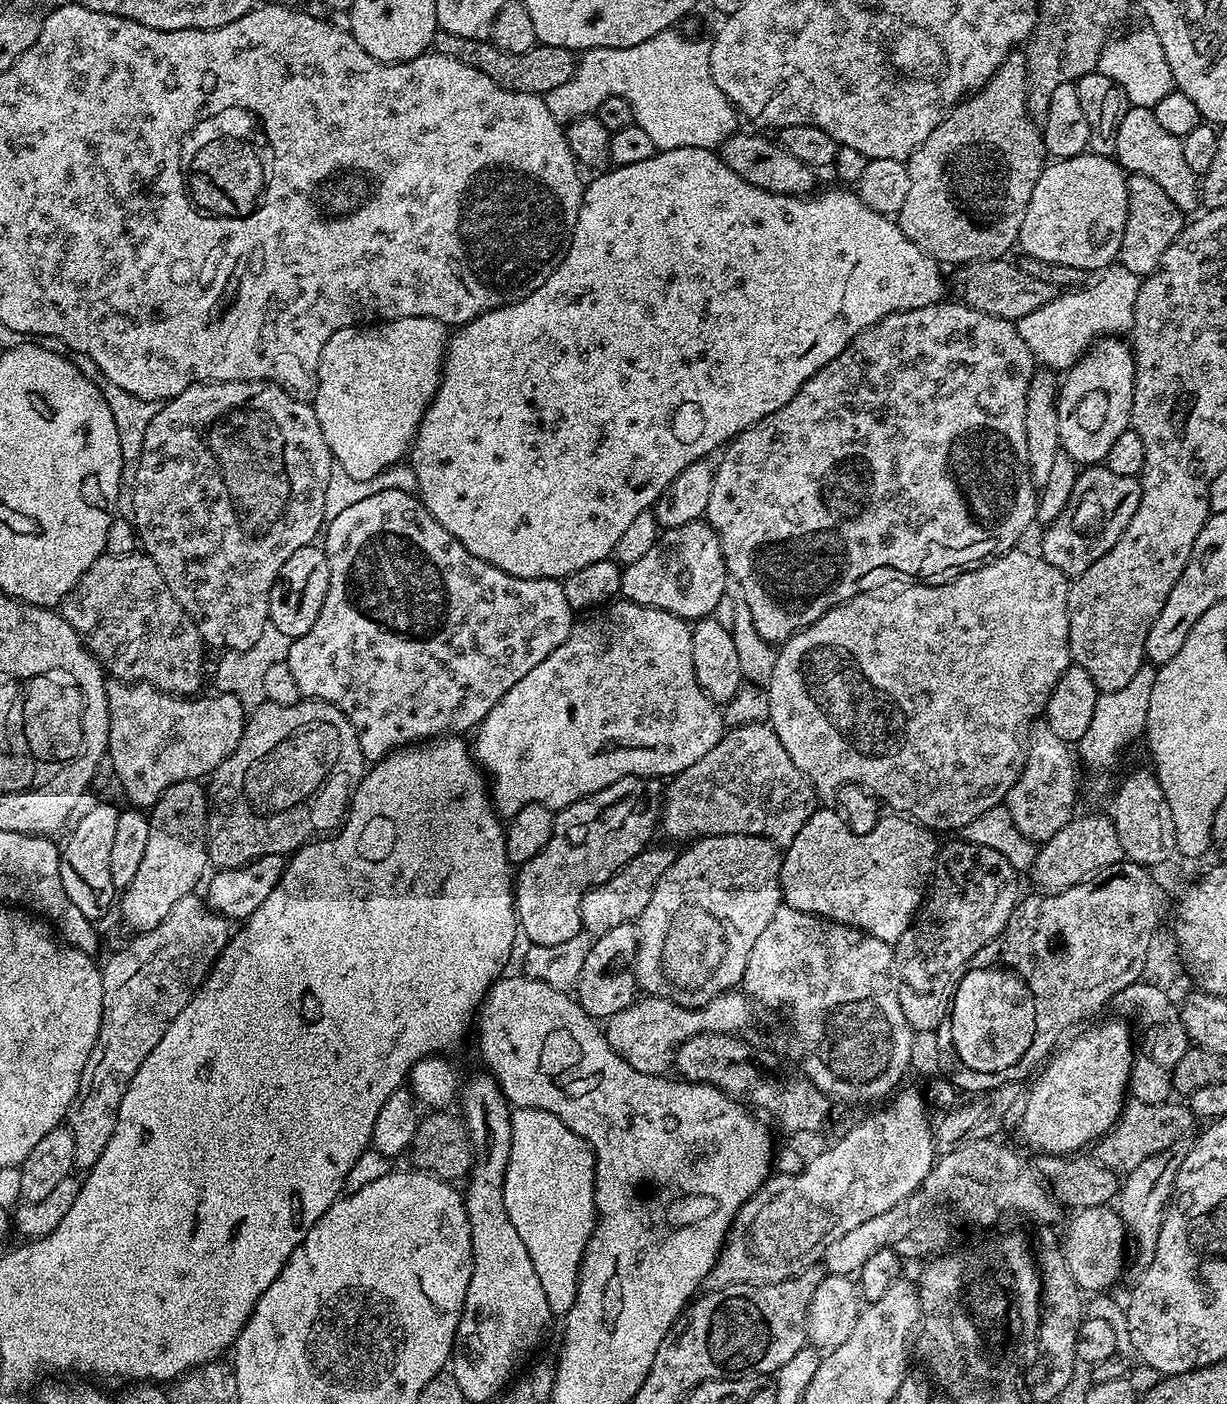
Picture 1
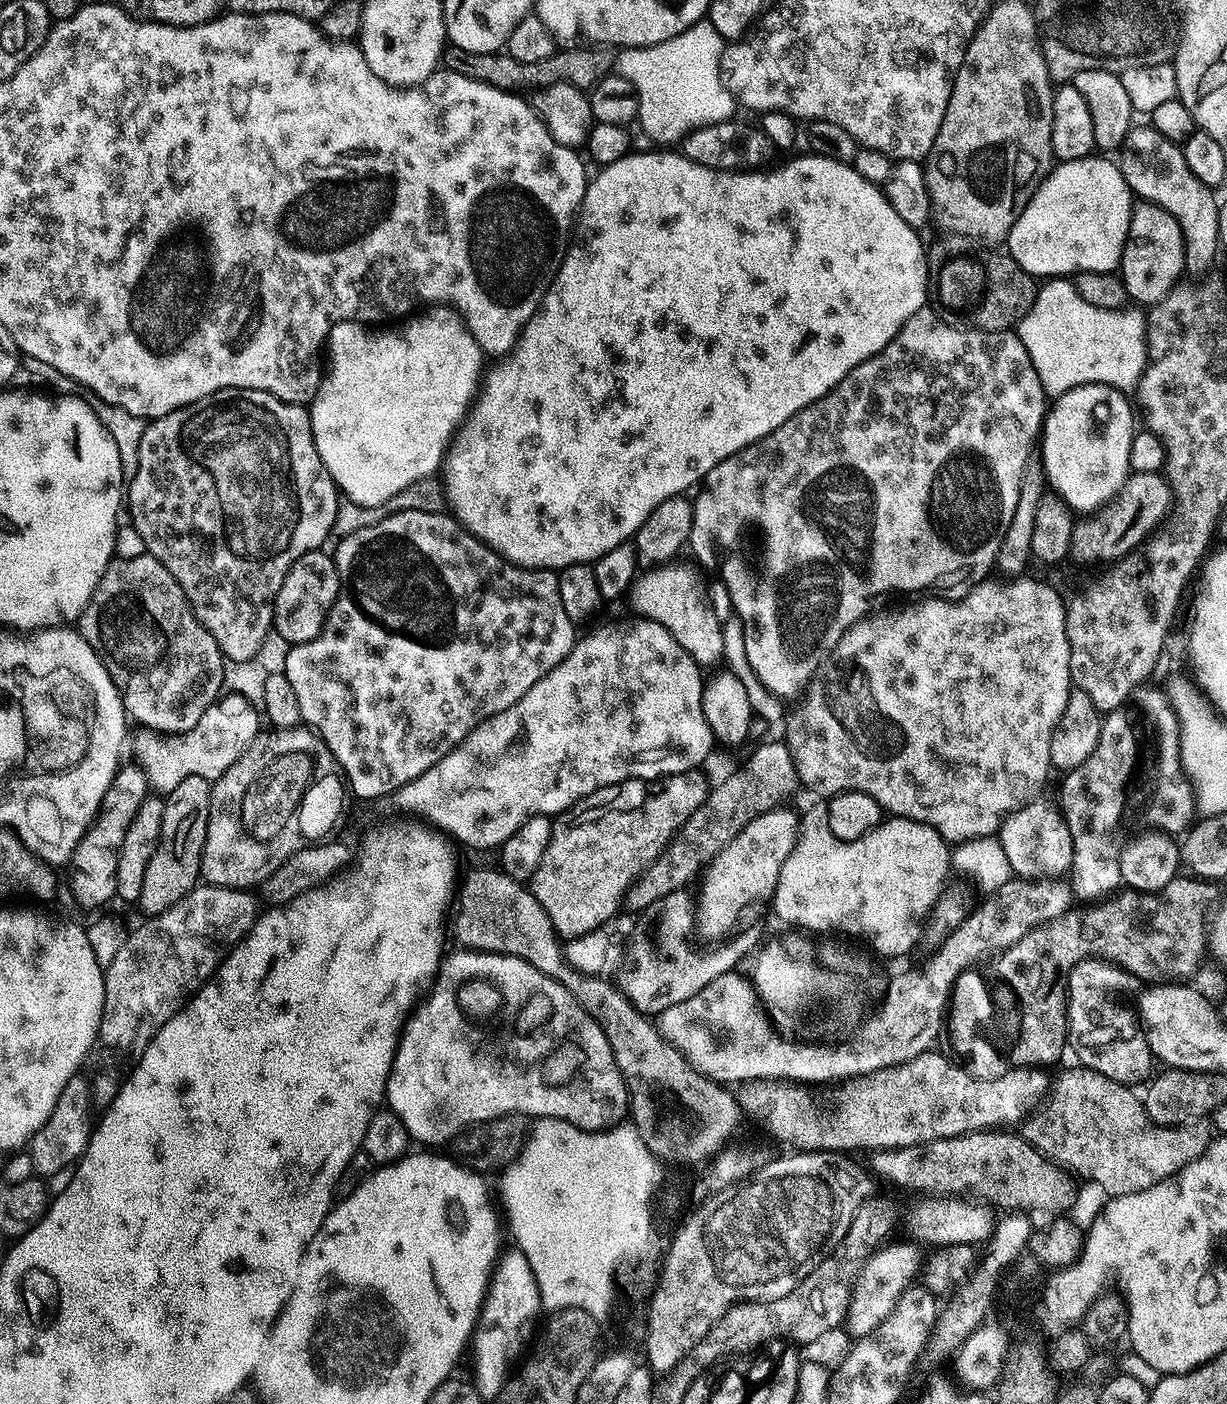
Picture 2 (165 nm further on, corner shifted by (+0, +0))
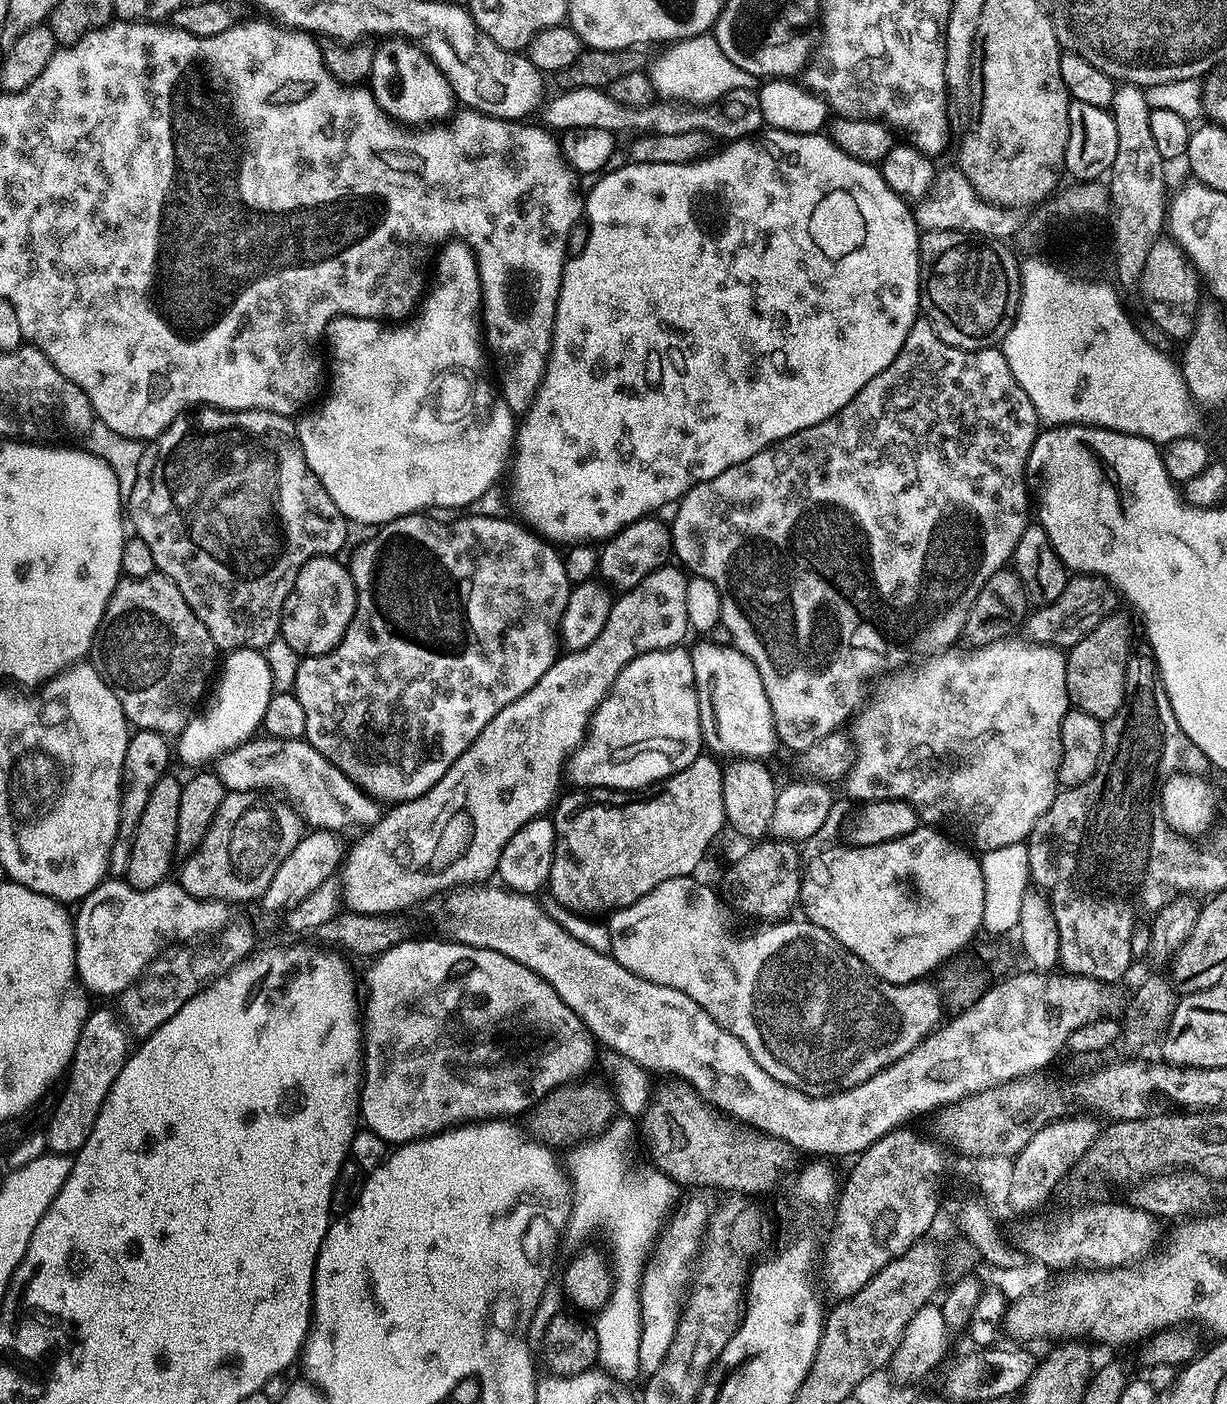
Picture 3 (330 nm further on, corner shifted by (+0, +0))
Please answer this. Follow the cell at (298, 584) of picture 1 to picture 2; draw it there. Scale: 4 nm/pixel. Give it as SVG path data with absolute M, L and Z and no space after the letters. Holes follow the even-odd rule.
M317 550L302 554L294 566L286 574L286 582L282 582L282 590L278 590L274 602L272 622L278 634L282 634L290 645L310 642L318 638L326 618L340 593L340 572L336 569L336 561L327 551Z

